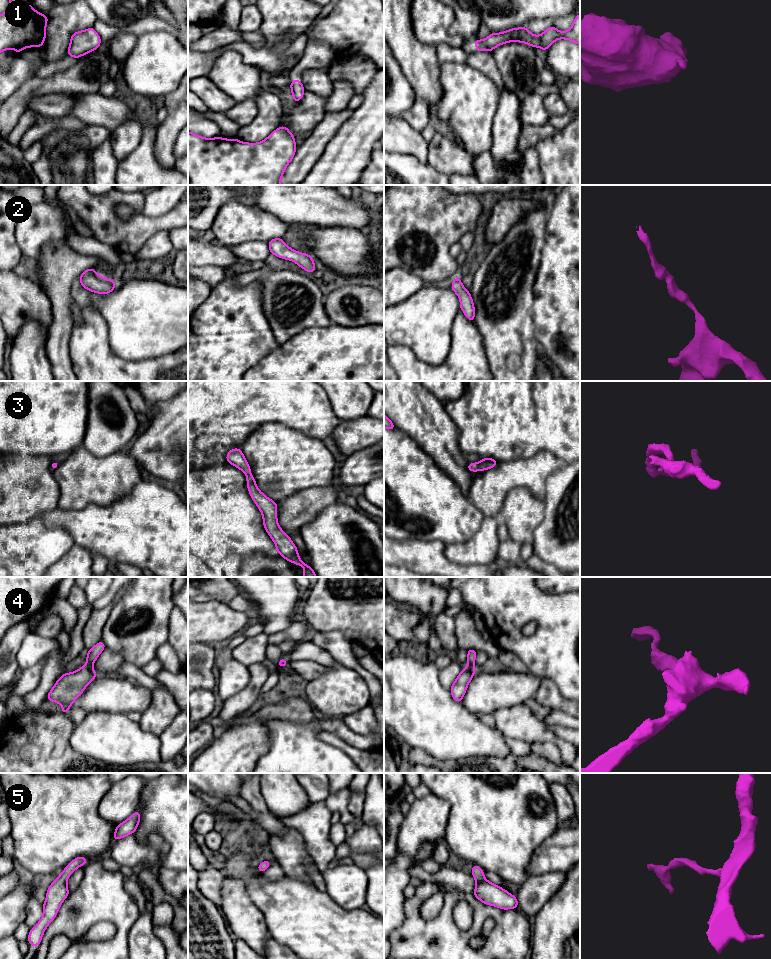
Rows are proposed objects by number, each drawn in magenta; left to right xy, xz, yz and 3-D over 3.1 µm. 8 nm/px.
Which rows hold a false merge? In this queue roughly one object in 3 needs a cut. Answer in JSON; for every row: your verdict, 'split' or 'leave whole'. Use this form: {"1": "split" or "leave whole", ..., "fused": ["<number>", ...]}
{"1": "leave whole", "2": "leave whole", "3": "leave whole", "4": "leave whole", "5": "leave whole", "fused": []}

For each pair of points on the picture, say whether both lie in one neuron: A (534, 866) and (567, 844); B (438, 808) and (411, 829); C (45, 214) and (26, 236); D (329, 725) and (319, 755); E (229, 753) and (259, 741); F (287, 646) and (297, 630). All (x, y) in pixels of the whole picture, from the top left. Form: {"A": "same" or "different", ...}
{"A": "same", "B": "same", "C": "same", "D": "different", "E": "same", "F": "different"}

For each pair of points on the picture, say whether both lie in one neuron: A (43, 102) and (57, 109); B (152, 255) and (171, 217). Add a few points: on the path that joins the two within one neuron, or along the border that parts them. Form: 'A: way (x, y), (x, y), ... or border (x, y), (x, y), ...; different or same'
A: way (46, 105), (54, 106); same
B: border (168, 230), (155, 232), (145, 243); different

